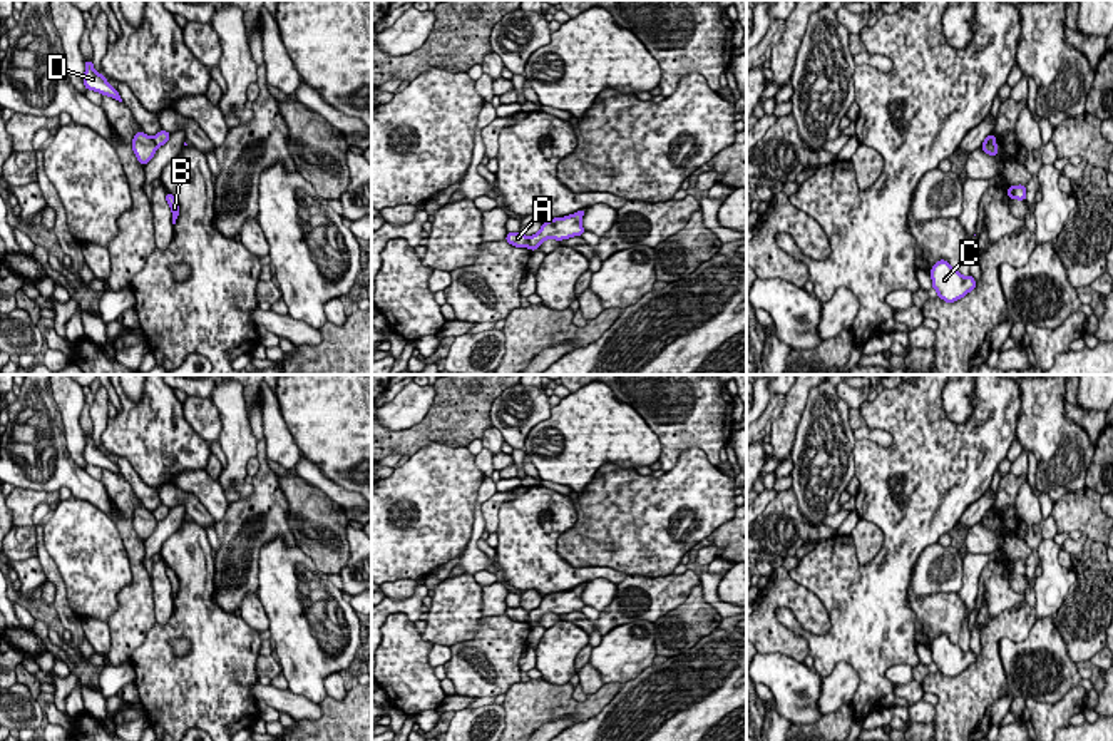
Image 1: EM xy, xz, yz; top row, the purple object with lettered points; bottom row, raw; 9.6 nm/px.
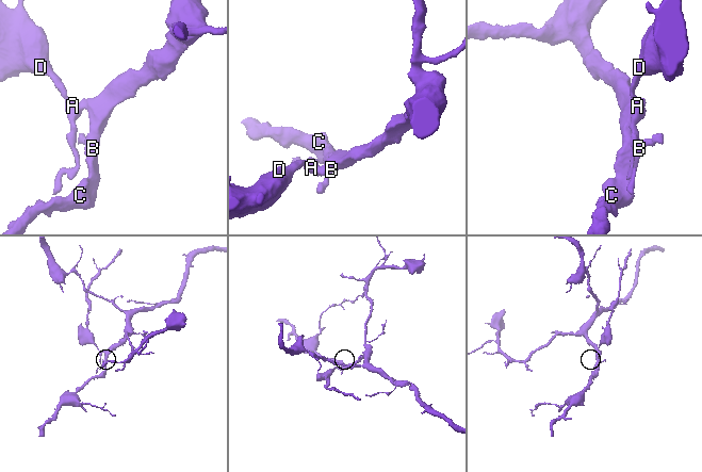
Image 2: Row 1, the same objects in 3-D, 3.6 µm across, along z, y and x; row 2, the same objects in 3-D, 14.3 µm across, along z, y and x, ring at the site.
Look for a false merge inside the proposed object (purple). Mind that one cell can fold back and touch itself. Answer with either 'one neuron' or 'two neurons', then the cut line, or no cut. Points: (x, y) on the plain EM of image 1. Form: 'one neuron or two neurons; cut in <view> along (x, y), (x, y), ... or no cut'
two neurons; cut in xy along (151, 512), (158, 521)

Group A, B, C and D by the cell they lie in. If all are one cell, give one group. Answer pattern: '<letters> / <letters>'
A D / B C

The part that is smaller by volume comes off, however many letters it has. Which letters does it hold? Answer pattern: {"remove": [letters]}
{"remove": ["A", "D"]}

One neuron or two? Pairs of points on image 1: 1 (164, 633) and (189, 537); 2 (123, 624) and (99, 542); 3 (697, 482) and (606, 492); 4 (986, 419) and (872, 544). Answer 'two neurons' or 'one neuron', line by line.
1: one neuron
2: two neurons
3: one neuron
4: two neurons

